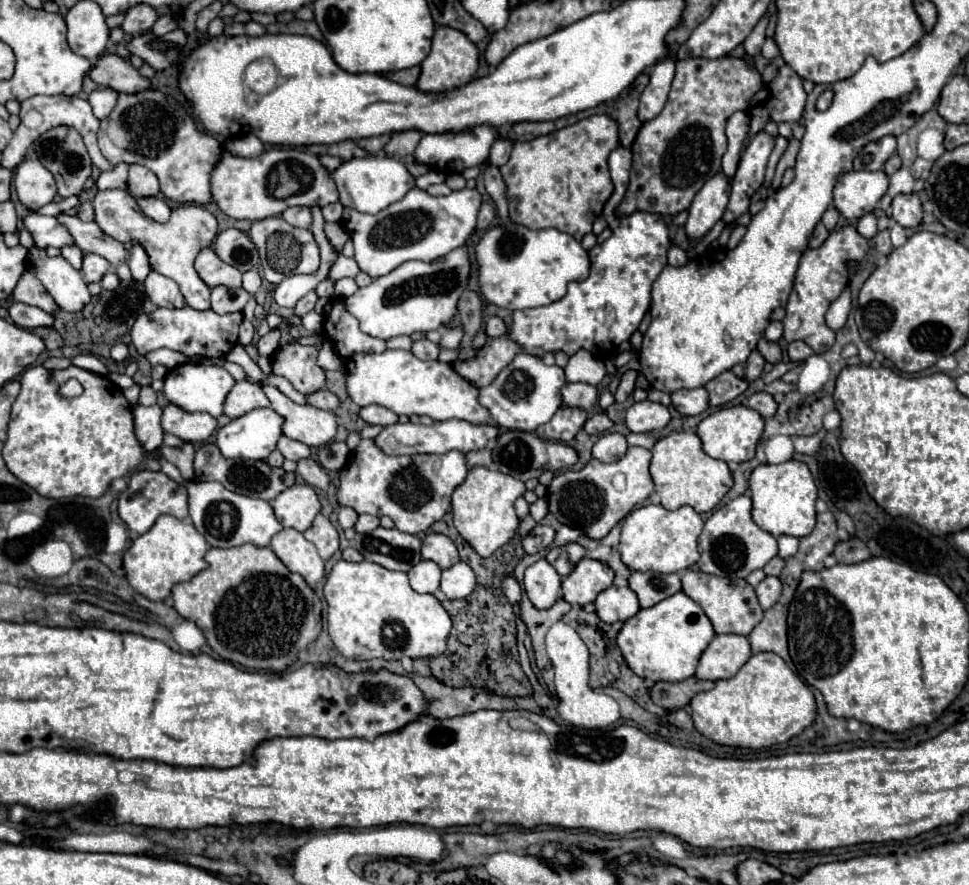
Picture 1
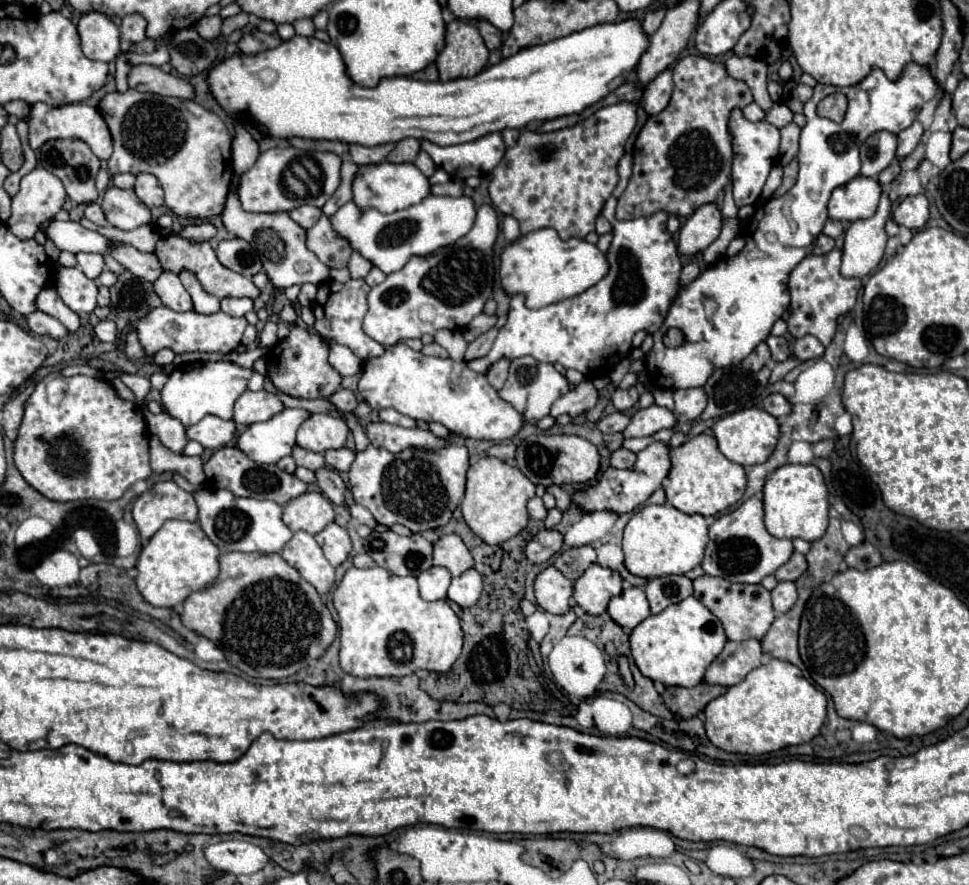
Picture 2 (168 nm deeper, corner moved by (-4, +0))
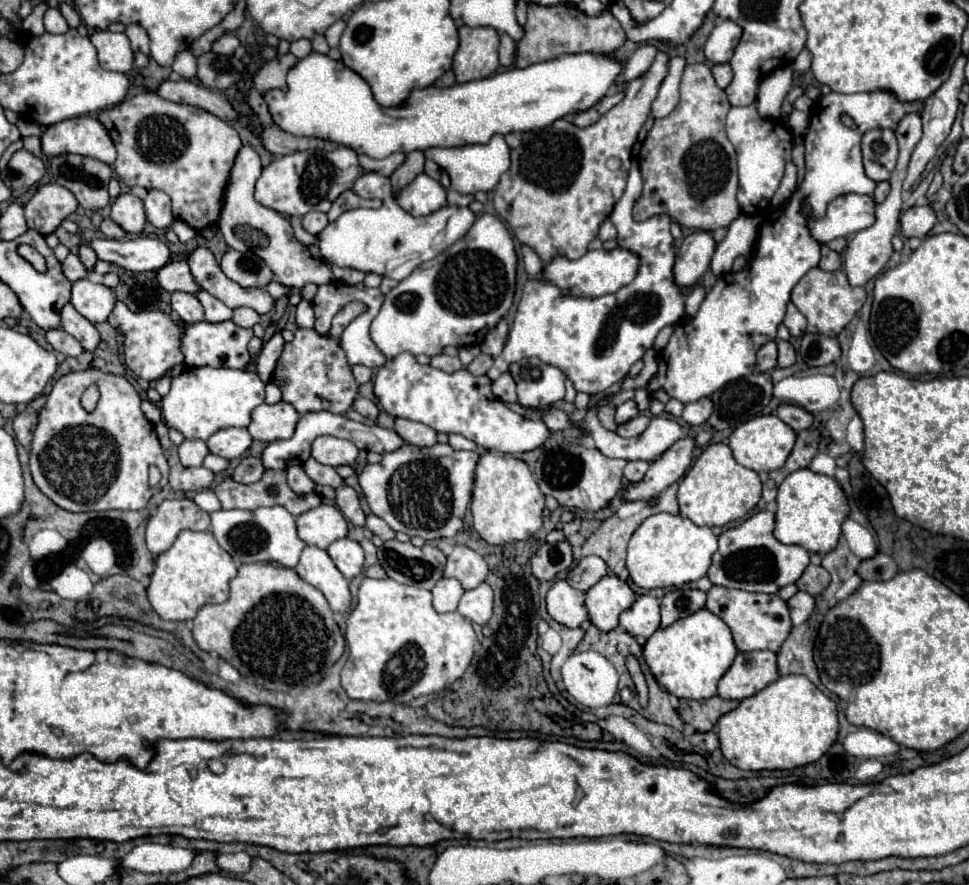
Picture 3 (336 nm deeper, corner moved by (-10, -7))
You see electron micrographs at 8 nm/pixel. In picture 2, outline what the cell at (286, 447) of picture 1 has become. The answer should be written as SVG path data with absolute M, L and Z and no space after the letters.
M299 445L293 447L293 453L291 453L291 455L293 455L293 459L295 459L297 465L307 467L307 469L311 469L311 471L317 471L317 469L325 467L325 459L323 459L321 453L315 453L315 451L303 449L303 447L299 447Z

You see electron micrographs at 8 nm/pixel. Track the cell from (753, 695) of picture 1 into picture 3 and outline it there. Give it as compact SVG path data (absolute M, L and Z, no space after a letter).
M779 676L717 722L723 756L741 770L791 770L817 762L837 740L837 706L807 676Z

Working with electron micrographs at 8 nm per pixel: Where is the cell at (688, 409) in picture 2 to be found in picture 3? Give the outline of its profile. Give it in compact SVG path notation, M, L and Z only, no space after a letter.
M703 398L703 400L687 404L681 418L691 426L699 426L699 424L705 424L709 420L711 412L713 412L713 402L709 398Z

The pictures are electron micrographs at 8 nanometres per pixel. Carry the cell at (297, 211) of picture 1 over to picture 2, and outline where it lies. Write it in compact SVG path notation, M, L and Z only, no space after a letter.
M301 205L301 207L293 209L289 215L291 215L291 219L293 219L295 223L299 223L303 229L309 229L309 227L313 227L313 225L317 223L317 219L321 217L321 209L311 207L311 205Z

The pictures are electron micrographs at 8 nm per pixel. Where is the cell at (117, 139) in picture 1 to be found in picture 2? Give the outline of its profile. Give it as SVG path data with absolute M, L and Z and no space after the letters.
M127 89L127 93L109 93L99 103L99 111L109 125L113 135L113 155L107 161L109 173L153 173L163 191L165 205L181 217L213 217L223 213L223 205L231 187L231 135L227 133L225 123L211 111L203 109L193 101L183 101L177 97L161 97L155 93L139 93Z

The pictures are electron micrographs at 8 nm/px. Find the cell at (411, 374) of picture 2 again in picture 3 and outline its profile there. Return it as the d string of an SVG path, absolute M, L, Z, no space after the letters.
M409 352L399 354L395 360L387 360L379 368L373 384L379 406L387 414L427 424L437 432L461 434L487 450L523 454L543 446L543 442L551 436L543 420L527 420L495 398L487 376L471 376L467 370L445 374L437 368L417 364L415 356Z

